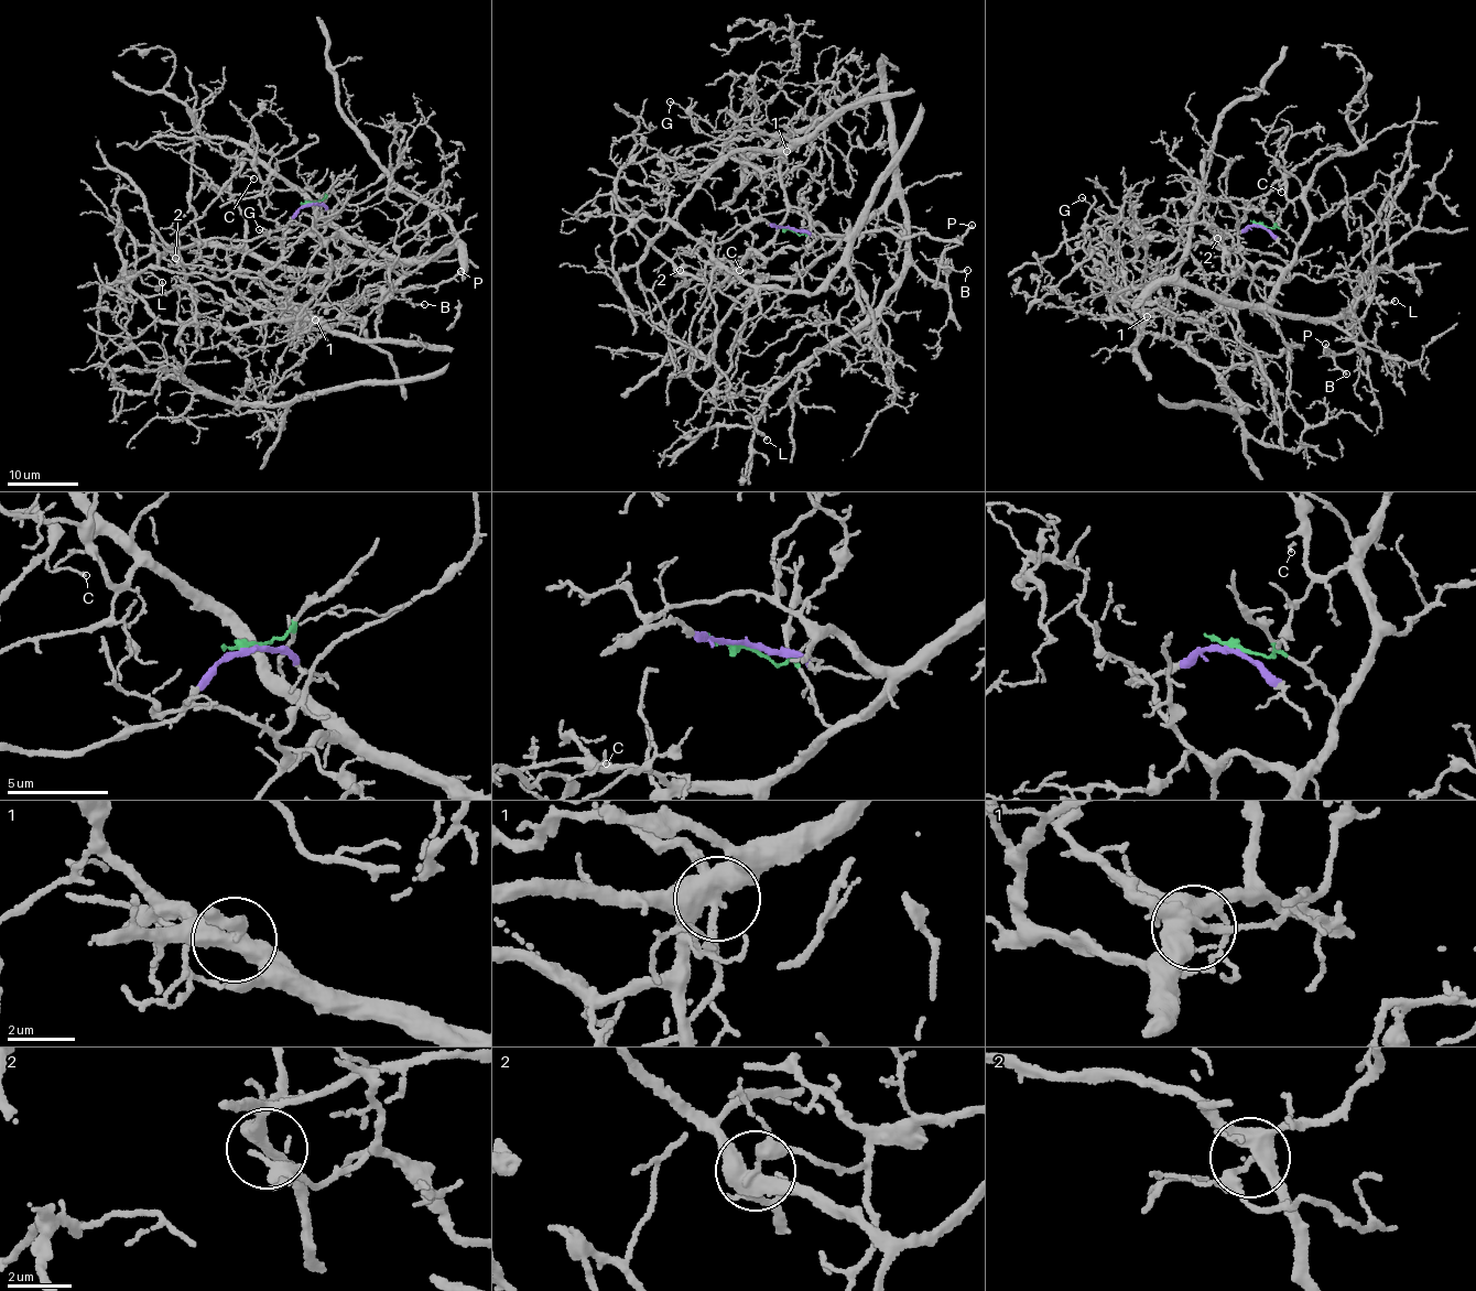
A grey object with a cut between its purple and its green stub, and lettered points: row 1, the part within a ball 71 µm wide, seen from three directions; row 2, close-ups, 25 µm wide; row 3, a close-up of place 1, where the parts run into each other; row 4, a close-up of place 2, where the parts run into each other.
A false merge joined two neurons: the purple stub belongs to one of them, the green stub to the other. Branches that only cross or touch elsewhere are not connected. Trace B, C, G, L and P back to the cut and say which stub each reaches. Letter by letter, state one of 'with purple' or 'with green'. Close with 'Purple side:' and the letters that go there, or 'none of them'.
B: with green
C: with purple
G: with green
L: with purple
P: with green
Purple side: C, L

